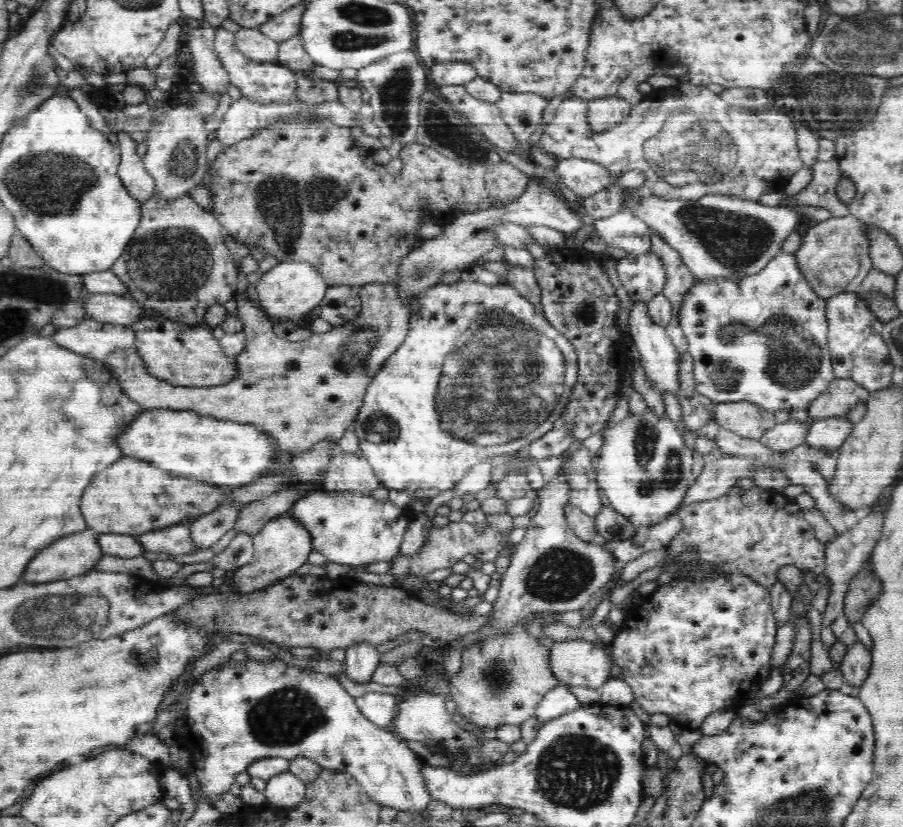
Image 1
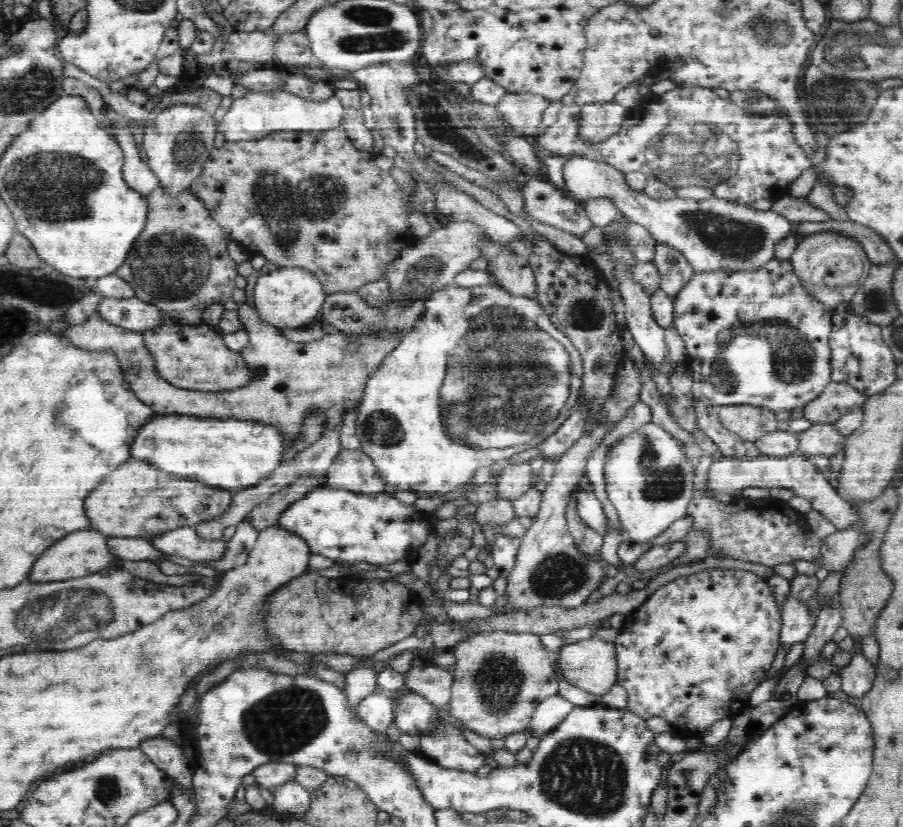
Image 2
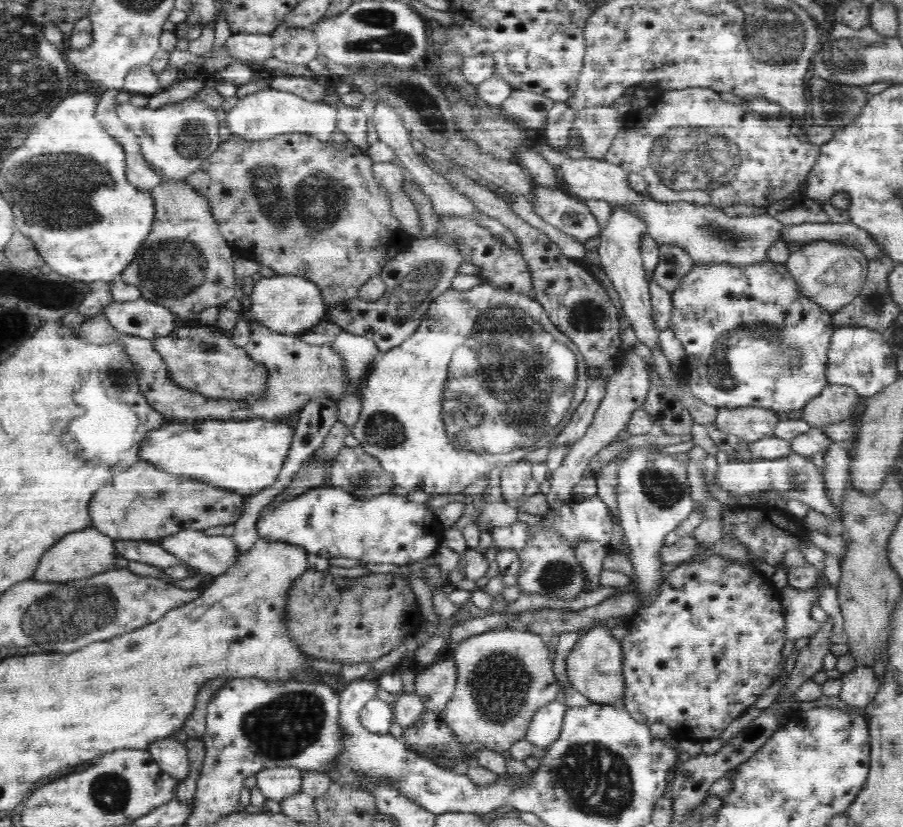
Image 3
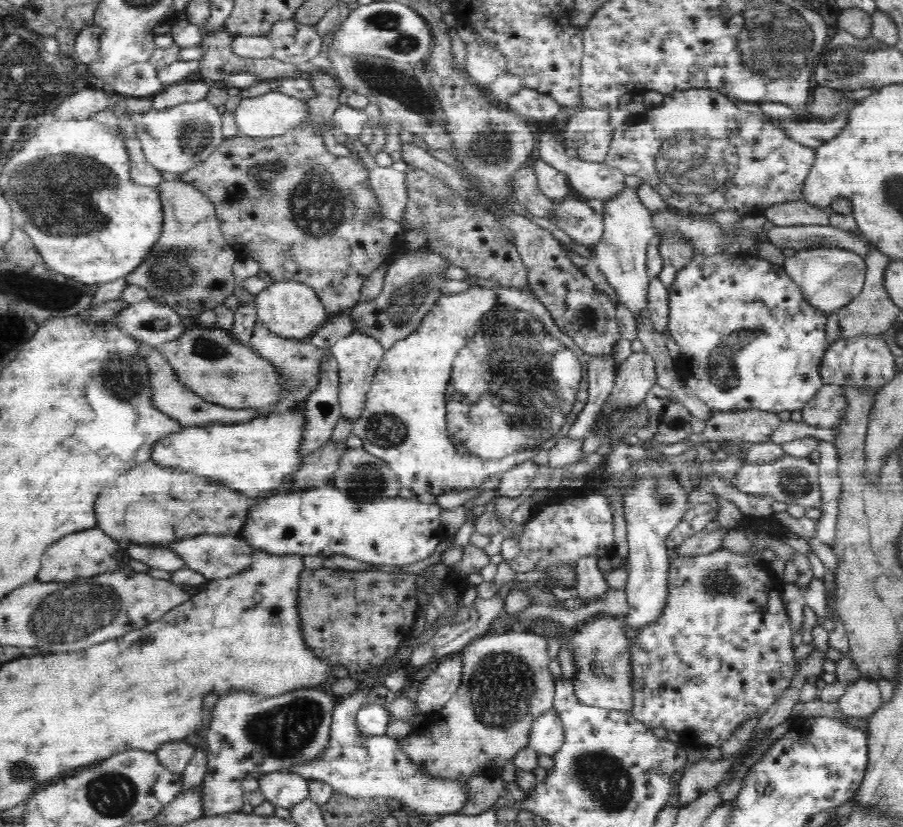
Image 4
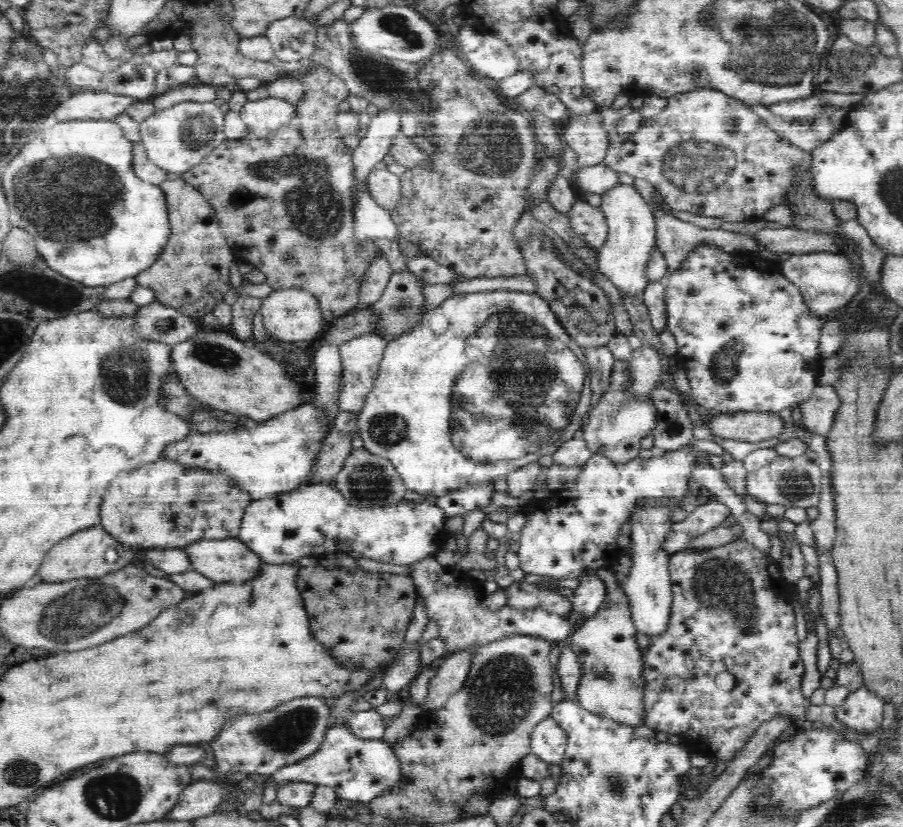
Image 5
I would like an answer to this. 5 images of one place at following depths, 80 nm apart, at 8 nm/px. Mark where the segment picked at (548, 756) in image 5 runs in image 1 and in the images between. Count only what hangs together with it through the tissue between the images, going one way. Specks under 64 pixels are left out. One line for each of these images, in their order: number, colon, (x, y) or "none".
1: (560, 701)
2: (550, 713)
3: (545, 729)
4: (547, 737)

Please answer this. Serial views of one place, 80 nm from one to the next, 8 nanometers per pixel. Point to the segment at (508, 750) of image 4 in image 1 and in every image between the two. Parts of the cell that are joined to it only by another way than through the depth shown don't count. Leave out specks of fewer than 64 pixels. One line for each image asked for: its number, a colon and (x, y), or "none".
1: (502, 678)
2: (500, 677)
3: (505, 677)

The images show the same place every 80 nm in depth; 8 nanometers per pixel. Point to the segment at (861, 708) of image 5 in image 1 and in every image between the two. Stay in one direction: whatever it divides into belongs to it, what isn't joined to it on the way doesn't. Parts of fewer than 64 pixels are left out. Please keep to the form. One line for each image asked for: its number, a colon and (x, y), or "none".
1: (855, 668)
2: (857, 678)
3: (860, 688)
4: (862, 700)

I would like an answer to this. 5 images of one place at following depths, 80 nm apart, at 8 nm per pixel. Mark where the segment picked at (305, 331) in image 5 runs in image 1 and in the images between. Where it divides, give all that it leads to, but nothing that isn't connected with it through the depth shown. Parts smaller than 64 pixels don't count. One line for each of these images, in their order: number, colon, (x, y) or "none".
1: (288, 292)
2: (287, 299)
3: (289, 305)
4: (293, 311)

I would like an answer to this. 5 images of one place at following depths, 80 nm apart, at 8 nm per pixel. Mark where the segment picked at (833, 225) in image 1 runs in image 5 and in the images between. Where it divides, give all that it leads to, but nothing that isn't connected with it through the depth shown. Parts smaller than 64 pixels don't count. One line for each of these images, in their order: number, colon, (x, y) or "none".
2: (830, 268)
3: (831, 275)
4: (829, 279)
5: (825, 282)

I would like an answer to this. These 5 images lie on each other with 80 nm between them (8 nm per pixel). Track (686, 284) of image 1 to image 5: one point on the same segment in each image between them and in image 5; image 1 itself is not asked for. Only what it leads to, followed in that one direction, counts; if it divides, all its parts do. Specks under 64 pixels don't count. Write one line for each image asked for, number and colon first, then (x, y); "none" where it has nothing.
2: (673, 267)
3: (674, 260)
4: (675, 246)
5: (675, 239)

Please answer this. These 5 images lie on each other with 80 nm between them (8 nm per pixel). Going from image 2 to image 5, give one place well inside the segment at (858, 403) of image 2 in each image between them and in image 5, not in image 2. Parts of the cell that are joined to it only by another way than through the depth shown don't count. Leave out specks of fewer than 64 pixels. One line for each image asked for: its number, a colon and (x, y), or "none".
3: (833, 405)
4: (821, 411)
5: (818, 413)

